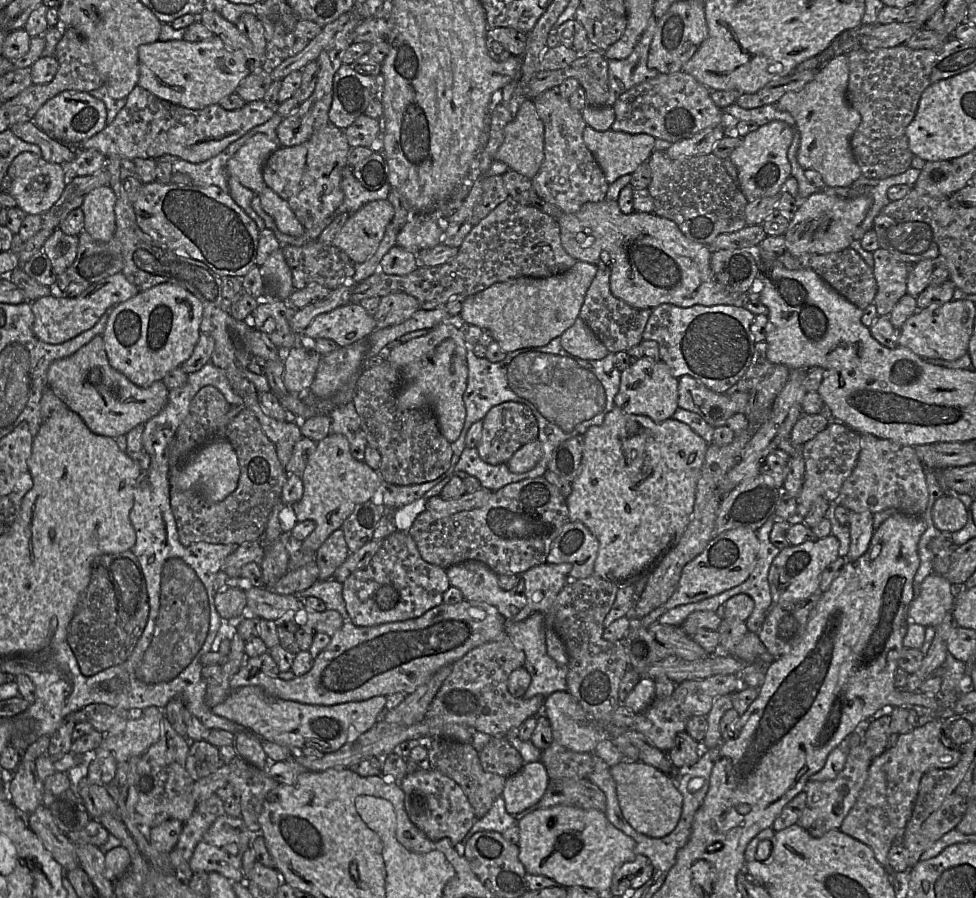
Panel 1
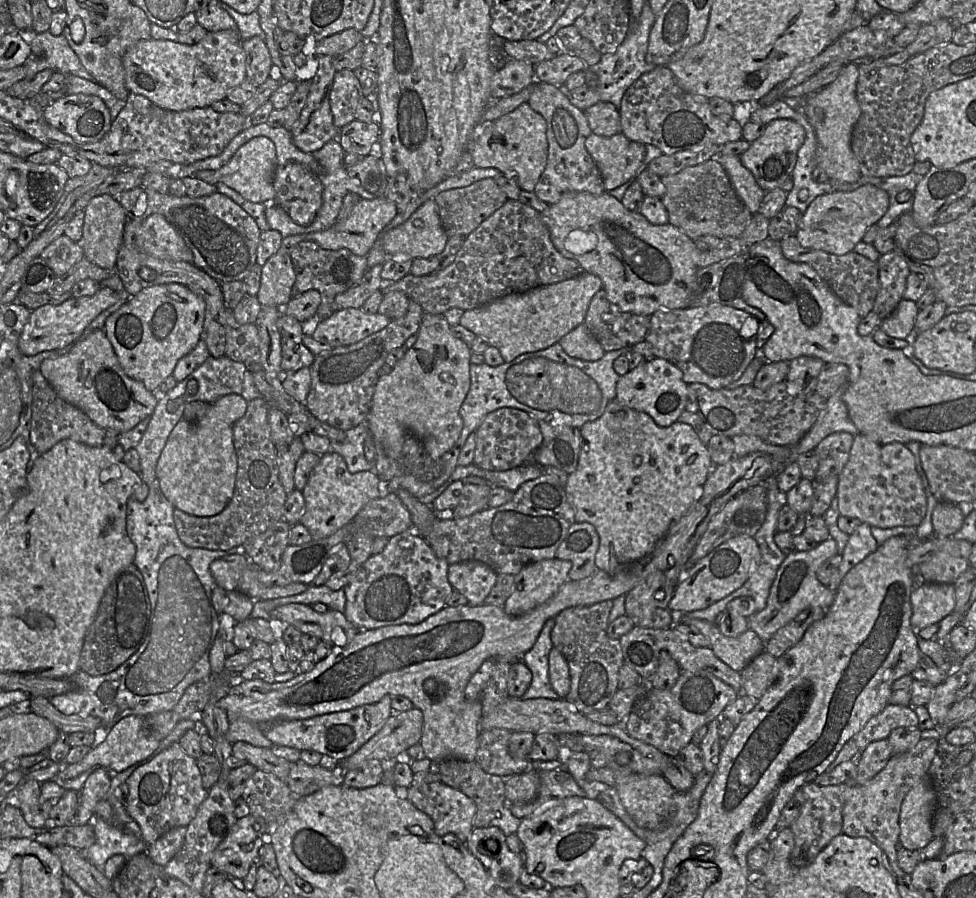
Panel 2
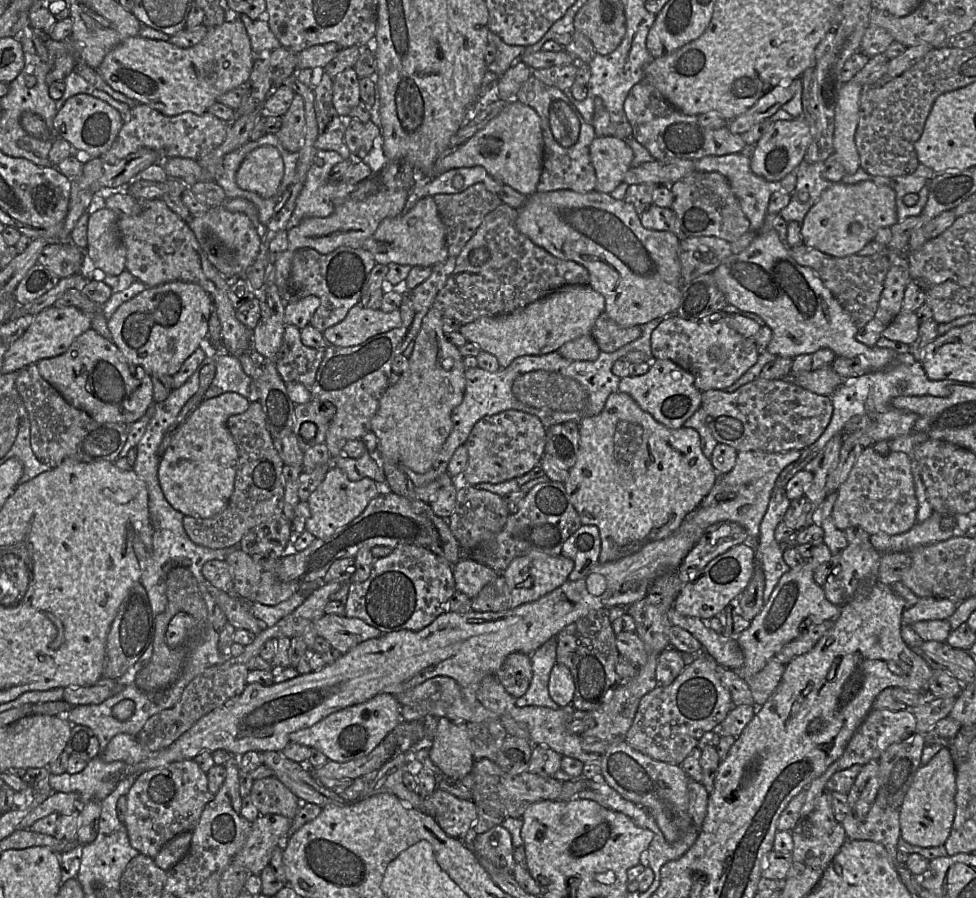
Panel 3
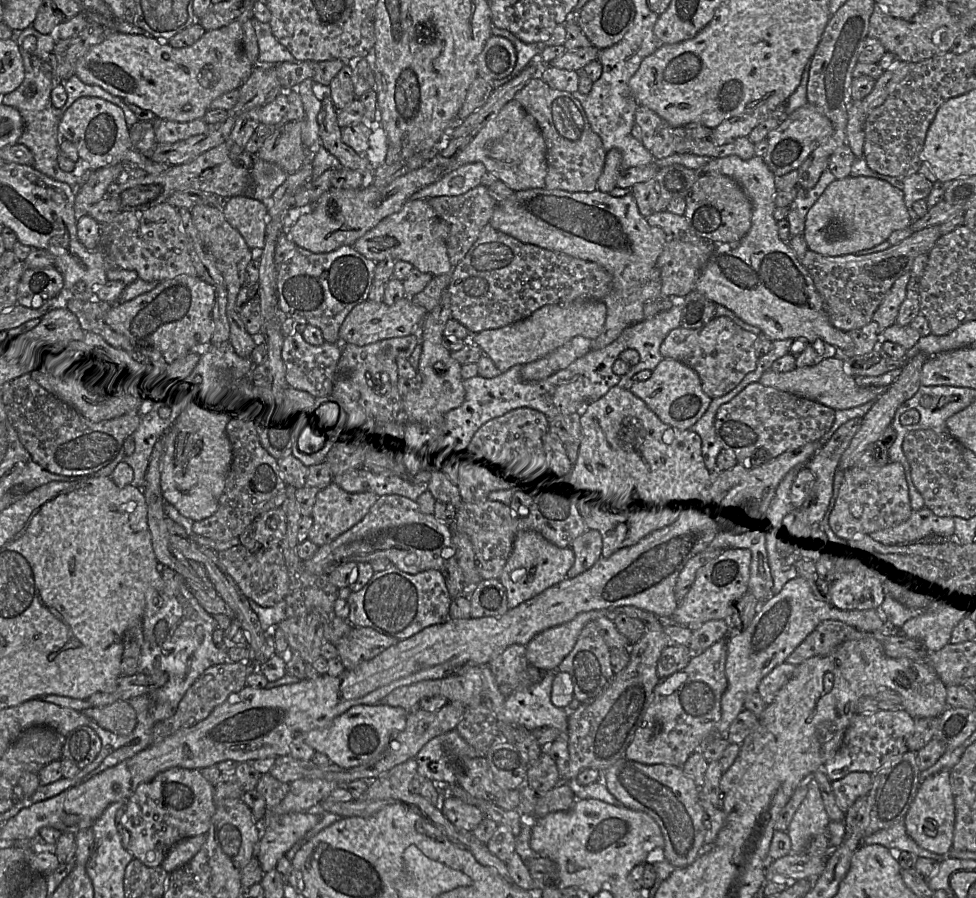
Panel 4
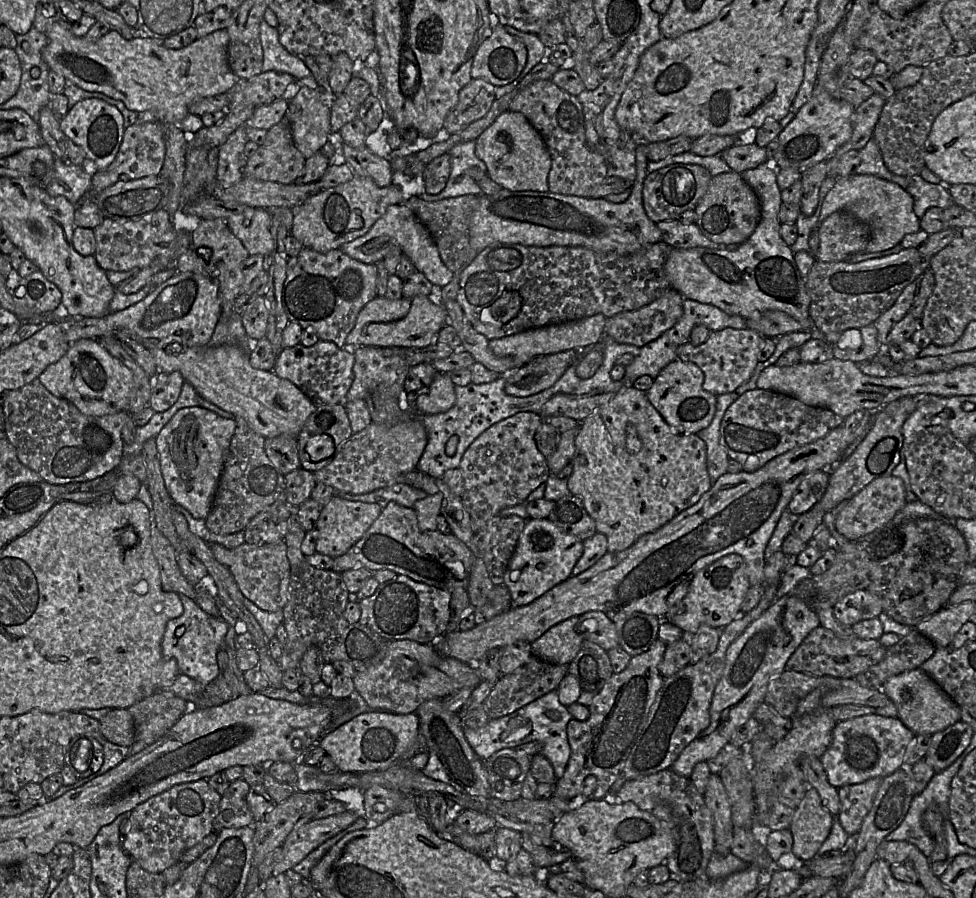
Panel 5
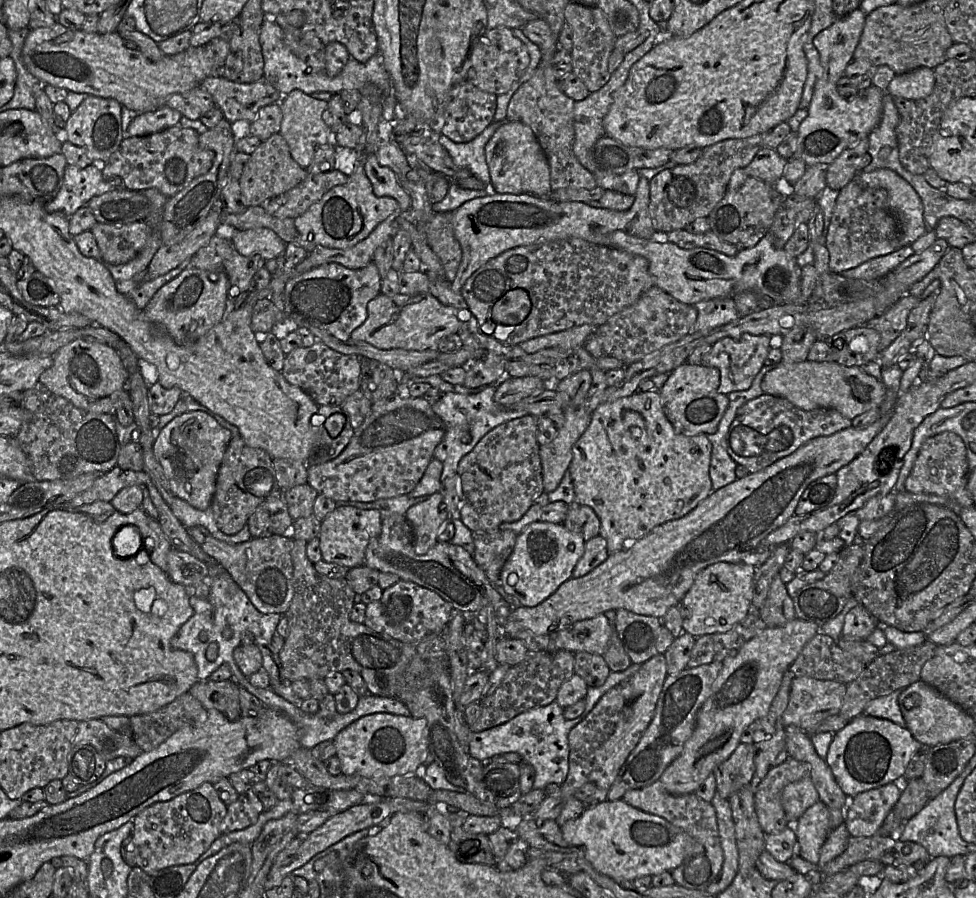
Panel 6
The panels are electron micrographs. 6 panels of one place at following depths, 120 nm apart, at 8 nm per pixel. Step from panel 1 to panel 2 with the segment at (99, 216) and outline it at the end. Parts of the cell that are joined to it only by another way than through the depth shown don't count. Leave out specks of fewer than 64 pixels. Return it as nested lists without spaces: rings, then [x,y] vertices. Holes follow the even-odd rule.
[[[102,194],[89,201],[84,213],[83,236],[80,241],[84,256],[103,269],[116,268],[127,222],[125,210],[116,197]]]

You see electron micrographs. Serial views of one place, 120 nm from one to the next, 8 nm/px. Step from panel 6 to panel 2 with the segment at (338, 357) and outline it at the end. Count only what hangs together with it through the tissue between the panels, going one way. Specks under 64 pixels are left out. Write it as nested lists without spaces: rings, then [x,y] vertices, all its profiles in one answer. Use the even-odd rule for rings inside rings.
[[[284,313],[278,317],[276,324],[281,336],[282,375],[304,367],[310,368],[316,356],[302,342],[303,334],[308,333],[306,324]]]

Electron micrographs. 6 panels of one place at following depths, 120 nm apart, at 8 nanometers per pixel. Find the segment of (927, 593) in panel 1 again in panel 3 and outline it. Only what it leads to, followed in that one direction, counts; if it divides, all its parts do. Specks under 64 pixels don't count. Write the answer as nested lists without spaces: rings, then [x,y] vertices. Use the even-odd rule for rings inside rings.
[[[919,598],[915,605],[904,609],[902,623],[911,626],[920,621],[948,619],[954,613],[957,604],[947,598]]]

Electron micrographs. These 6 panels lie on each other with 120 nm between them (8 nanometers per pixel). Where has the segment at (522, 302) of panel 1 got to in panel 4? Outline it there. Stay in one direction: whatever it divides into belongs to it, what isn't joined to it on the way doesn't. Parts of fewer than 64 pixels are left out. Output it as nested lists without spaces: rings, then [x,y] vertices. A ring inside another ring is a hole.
[[[577,300],[566,305],[549,304],[513,324],[471,334],[468,342],[478,346],[503,373],[514,365],[525,365],[543,358],[576,336],[595,340],[600,335],[605,320],[606,305],[603,301]]]

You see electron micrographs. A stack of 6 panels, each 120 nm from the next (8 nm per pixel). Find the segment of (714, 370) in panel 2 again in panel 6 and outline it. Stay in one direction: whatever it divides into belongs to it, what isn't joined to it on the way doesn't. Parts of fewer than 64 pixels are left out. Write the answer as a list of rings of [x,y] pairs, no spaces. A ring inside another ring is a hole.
[[[742,334],[739,338],[725,337],[711,346],[710,352],[704,355],[700,364],[717,368],[720,372],[718,391],[728,395],[734,391],[744,391],[750,388],[753,379],[761,370],[771,347],[780,348],[785,335],[752,335]]]

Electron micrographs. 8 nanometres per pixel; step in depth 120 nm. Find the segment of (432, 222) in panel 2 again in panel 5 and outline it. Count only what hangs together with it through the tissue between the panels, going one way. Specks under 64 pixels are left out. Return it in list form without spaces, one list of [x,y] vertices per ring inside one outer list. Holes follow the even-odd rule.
[[[405,202],[390,205],[365,235],[343,244],[339,249],[362,263],[376,264],[383,260],[393,247],[400,247],[403,255],[412,261],[416,270],[423,273],[436,288],[442,288],[453,279],[454,273],[443,263],[430,233]]]

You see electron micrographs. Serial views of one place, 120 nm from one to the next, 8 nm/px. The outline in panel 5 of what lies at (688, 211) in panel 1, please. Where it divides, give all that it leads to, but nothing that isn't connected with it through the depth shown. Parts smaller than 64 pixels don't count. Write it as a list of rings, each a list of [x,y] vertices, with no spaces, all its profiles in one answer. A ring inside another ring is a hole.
[[[738,172],[712,176],[707,192],[695,208],[695,224],[700,231],[717,244],[742,244],[756,229],[761,218],[760,201],[755,191]]]

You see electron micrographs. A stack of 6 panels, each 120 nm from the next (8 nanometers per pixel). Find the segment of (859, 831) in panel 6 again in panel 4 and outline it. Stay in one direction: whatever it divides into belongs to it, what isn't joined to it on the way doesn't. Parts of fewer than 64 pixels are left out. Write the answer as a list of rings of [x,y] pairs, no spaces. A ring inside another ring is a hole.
[[[855,771],[832,781],[832,789],[837,805],[846,814],[848,808],[861,796],[869,793],[873,775],[866,771]]]

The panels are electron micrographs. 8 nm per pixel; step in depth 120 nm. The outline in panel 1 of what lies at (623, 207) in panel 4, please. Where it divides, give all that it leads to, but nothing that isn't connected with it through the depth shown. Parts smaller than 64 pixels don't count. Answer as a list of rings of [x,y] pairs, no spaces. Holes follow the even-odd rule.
[[[604,199],[599,202],[588,202],[575,213],[562,213],[557,219],[560,226],[561,244],[565,251],[578,261],[588,262],[598,265],[600,261],[607,263],[611,269],[610,290],[612,294],[637,309],[653,309],[661,304],[669,303],[679,307],[691,307],[693,305],[712,306],[718,304],[734,305],[742,307],[744,295],[732,295],[727,292],[714,278],[710,265],[712,252],[709,246],[697,243],[687,238],[679,229],[677,224],[667,218],[660,217],[654,213],[643,213],[634,211],[632,214],[624,214],[617,201]]]

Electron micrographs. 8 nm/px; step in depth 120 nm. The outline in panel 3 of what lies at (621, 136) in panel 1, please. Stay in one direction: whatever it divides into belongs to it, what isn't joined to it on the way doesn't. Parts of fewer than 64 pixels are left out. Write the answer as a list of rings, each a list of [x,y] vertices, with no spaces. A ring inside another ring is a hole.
[[[596,137],[590,146],[590,158],[597,178],[595,190],[612,193],[624,181],[633,157],[633,150],[623,139]]]

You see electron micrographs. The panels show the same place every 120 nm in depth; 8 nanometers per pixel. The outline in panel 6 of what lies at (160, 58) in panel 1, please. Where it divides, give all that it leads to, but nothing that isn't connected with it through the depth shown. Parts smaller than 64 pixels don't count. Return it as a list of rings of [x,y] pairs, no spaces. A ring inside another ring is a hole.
[[[59,22],[31,29],[22,49],[27,69],[43,85],[115,99],[138,114],[156,111],[171,95],[200,87],[207,77],[222,77],[228,53],[229,43],[216,37],[205,45],[188,47],[181,53],[164,55],[161,60],[151,62],[138,50],[127,48],[117,32],[103,35],[86,33],[71,30]]]

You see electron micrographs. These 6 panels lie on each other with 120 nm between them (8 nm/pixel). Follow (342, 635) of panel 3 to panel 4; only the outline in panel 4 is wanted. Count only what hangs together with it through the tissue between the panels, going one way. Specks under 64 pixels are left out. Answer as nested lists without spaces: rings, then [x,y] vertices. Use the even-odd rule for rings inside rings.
[[[354,627],[335,647],[346,670],[352,670],[361,662],[375,658],[398,641],[399,639],[381,634],[372,628]]]

